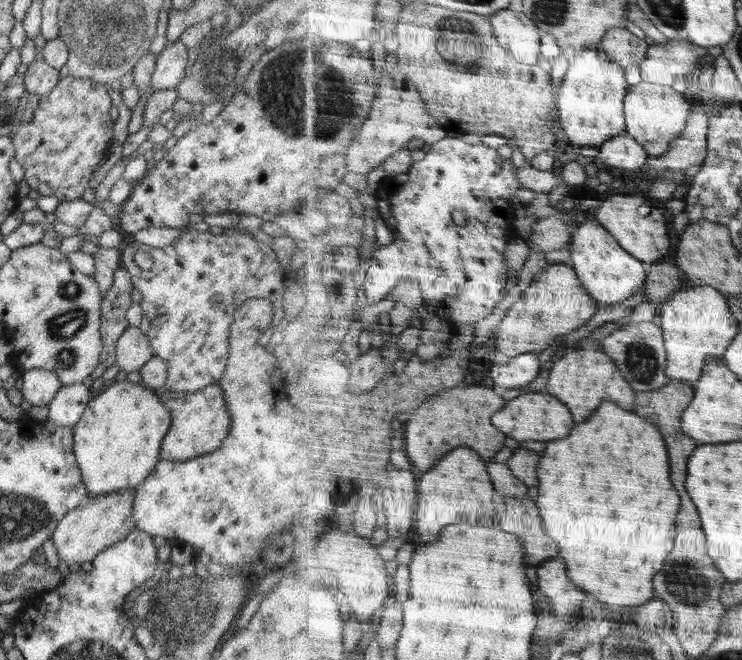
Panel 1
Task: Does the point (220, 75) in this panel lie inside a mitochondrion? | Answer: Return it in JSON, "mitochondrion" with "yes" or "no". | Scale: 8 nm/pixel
{"mitochondrion":"yes"}

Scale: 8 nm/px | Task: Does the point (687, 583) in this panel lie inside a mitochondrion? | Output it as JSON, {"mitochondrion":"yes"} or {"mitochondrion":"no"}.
{"mitochondrion":"yes"}

